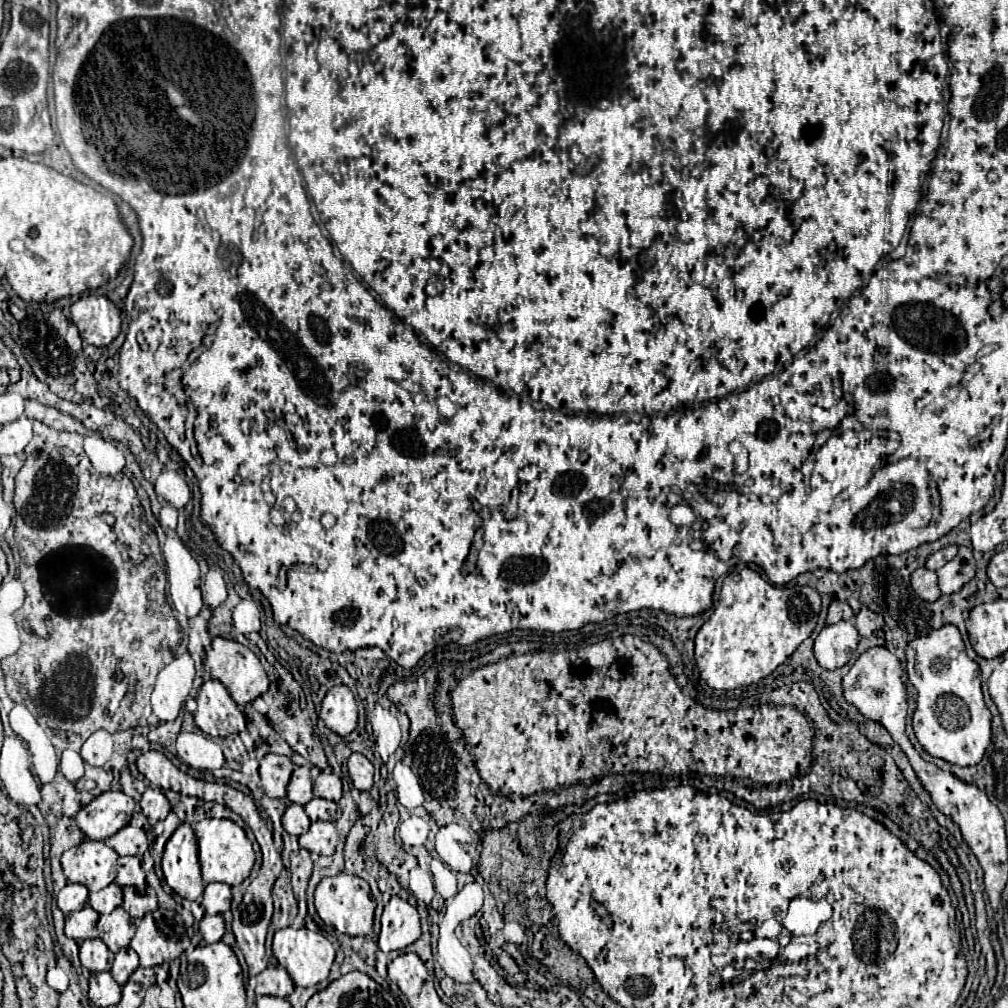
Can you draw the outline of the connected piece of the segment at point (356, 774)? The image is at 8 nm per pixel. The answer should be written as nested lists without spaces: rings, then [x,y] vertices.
[[[360,753],[350,755],[348,773],[350,773],[350,779],[352,779],[352,783],[358,791],[370,791],[372,777],[374,777],[374,767],[364,755],[360,755]]]

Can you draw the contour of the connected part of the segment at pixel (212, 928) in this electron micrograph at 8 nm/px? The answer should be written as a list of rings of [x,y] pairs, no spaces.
[[[204,915],[200,921],[200,935],[206,943],[216,943],[224,935],[224,919],[222,915]]]

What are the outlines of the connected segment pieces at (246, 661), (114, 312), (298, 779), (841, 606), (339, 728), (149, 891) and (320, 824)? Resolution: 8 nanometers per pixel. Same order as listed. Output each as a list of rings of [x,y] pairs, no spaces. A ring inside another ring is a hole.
[[[214,639],[212,647],[206,651],[204,659],[204,679],[218,679],[230,693],[230,697],[236,701],[238,707],[244,707],[252,703],[256,697],[264,695],[268,691],[268,675],[260,663],[260,659],[238,641],[228,639]]]
[[[84,295],[70,307],[70,321],[78,327],[80,337],[96,347],[110,345],[120,333],[120,311],[106,297]]]
[[[294,767],[292,779],[286,789],[286,797],[292,803],[306,805],[314,795],[312,795],[312,779],[310,779],[310,767]]]
[[[834,601],[832,605],[830,605],[830,611],[828,611],[828,617],[826,617],[826,623],[828,625],[834,625],[834,623],[838,623],[838,621],[850,621],[852,619],[852,609],[850,609],[850,605],[848,603],[842,603],[842,601]]]
[[[336,685],[326,693],[322,701],[320,719],[330,731],[338,733],[340,737],[350,735],[356,729],[358,705],[354,701],[352,691],[346,685]]]
[[[144,883],[144,885],[132,885],[132,887],[122,887],[124,889],[124,903],[122,907],[130,917],[144,917],[146,913],[152,913],[158,907],[156,893],[154,889]]]
[[[314,821],[308,833],[300,837],[300,845],[316,855],[332,855],[336,851],[336,843],[338,831],[330,821]]]

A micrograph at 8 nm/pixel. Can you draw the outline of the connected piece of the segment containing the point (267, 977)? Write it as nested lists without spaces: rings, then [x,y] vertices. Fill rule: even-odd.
[[[268,967],[256,977],[256,995],[274,995],[274,997],[288,997],[294,993],[294,983],[286,969],[282,967]]]

